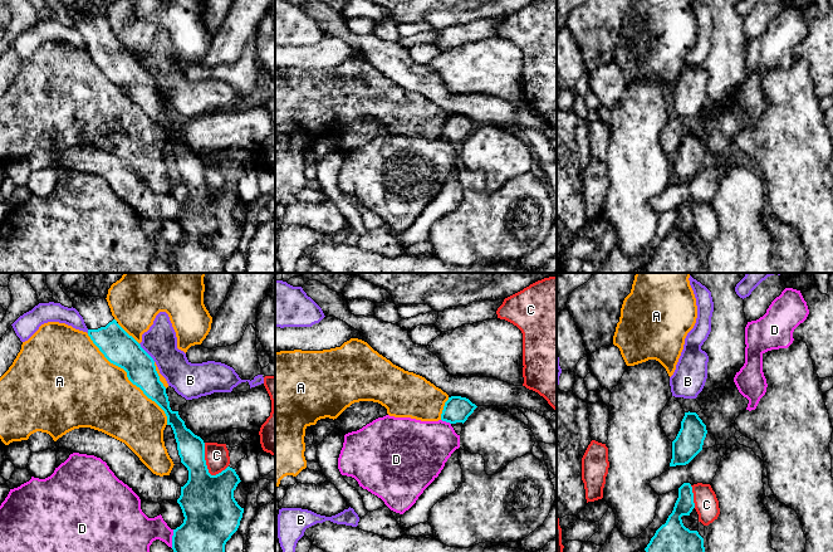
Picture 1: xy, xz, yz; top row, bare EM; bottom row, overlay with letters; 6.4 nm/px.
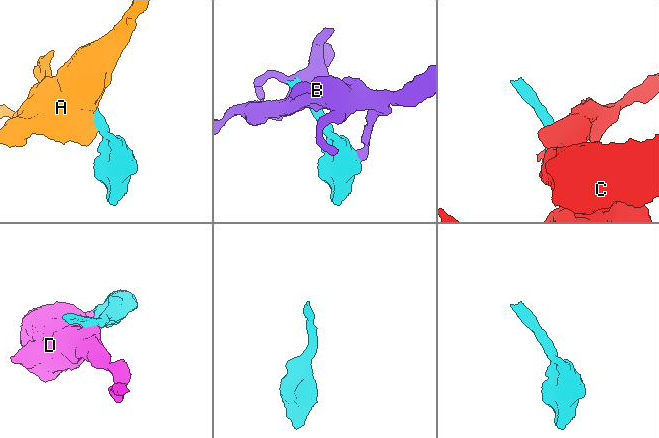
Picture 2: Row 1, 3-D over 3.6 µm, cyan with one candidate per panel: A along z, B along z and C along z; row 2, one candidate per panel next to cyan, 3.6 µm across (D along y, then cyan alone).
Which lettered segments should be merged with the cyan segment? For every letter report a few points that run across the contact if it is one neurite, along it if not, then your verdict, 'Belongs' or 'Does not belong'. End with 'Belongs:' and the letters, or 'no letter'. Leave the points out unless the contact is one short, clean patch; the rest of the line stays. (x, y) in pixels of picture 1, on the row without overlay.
A: Does not belong
B: Does not belong
C: Does not belong
D: Does not belong
Belongs: no letter

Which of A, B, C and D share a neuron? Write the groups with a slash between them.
A / B / C / D

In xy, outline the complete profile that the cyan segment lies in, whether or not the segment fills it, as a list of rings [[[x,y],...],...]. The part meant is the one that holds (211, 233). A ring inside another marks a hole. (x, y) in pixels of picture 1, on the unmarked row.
[[[62,1],[59,4],[72,18],[73,26],[83,35],[93,62],[111,82],[123,87],[128,98],[165,130],[167,143],[173,148],[181,181],[188,189],[188,199],[181,205],[181,214],[177,218],[185,238],[180,245],[173,248],[172,268],[175,273],[225,273],[225,263],[237,249],[244,231],[244,226],[234,216],[234,209],[241,200],[235,187],[227,185],[216,194],[209,191],[204,158],[186,146],[178,130],[171,128],[166,106],[160,99],[153,77],[118,43],[107,18],[82,14],[65,6]]]

